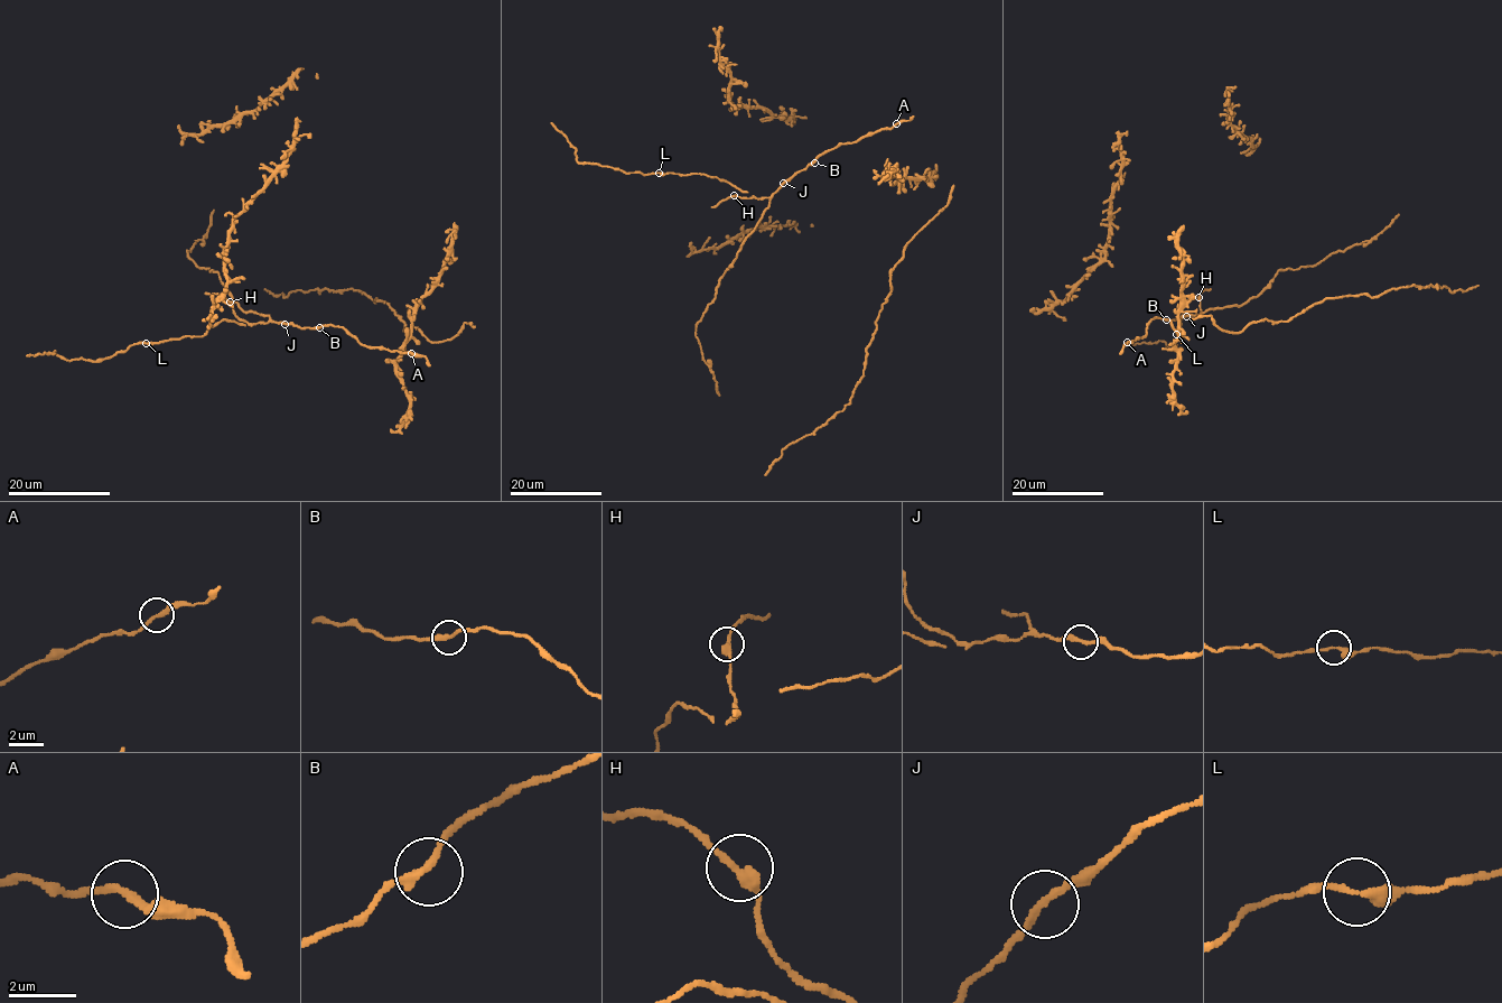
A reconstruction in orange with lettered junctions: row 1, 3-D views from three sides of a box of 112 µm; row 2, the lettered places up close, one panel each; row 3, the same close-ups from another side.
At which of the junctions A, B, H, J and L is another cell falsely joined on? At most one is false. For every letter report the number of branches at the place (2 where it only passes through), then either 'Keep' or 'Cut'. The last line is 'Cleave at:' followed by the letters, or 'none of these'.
A: Branches: 2. Keep
B: Branches: 2. Keep
H: Branches: 2. Keep
J: Branches: 2. Keep
L: Branches: 2. Keep
Cleave at: none of these

